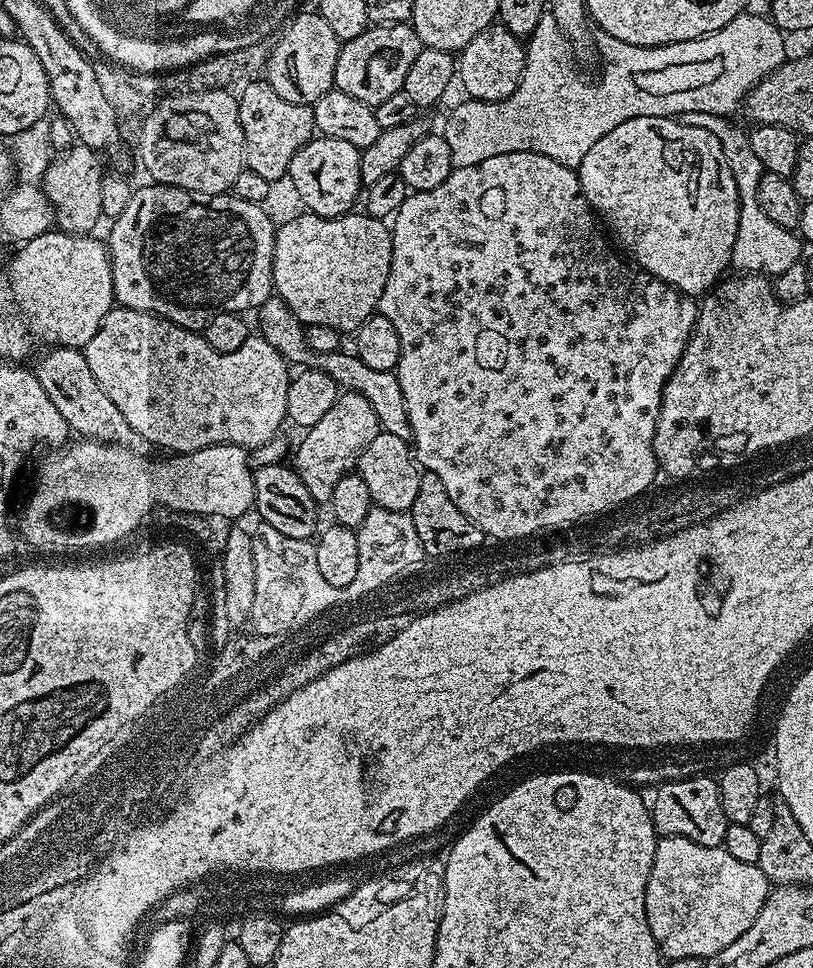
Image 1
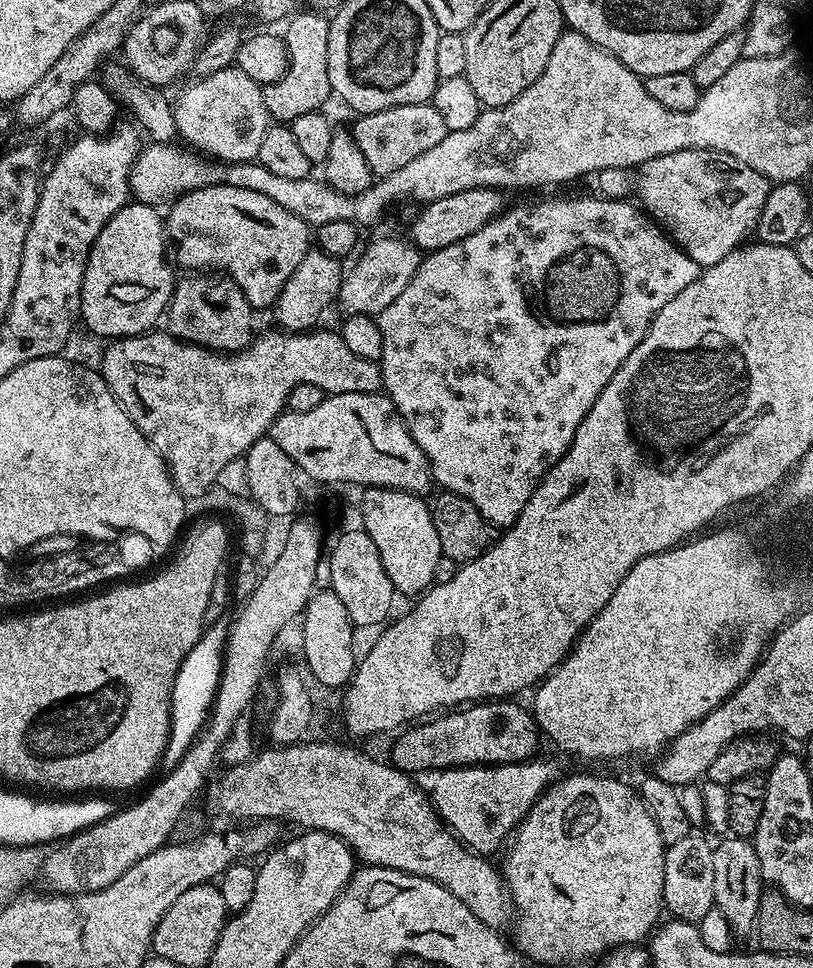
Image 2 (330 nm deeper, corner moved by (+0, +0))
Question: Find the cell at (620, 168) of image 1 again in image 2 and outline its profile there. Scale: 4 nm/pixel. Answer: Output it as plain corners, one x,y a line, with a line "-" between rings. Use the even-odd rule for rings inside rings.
709,148
662,154
662,158
650,158
650,162
642,162
635,168
602,170
595,173
595,180
600,187
599,195
605,198
635,197
639,207
701,269
722,262
726,254
741,247
753,235
770,187
770,181
758,174
758,170
750,170
746,162

